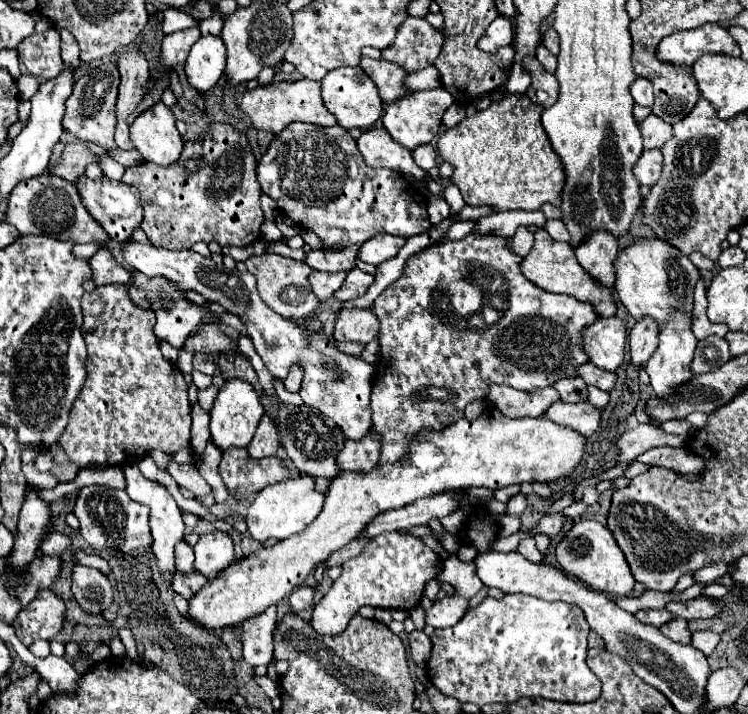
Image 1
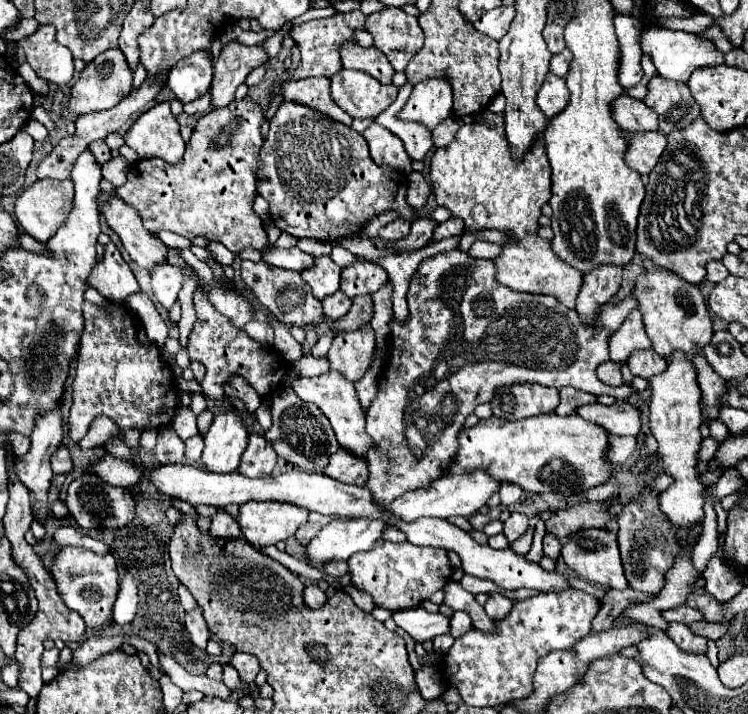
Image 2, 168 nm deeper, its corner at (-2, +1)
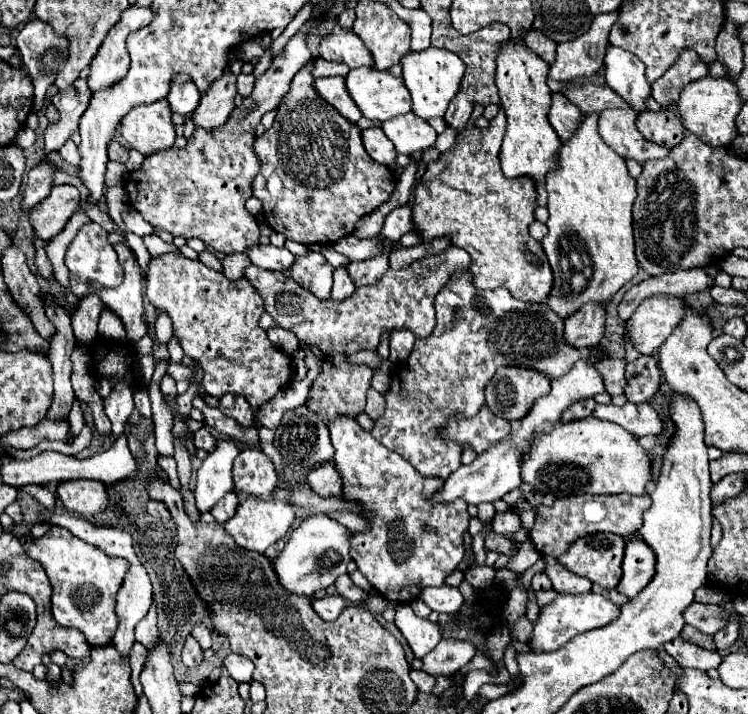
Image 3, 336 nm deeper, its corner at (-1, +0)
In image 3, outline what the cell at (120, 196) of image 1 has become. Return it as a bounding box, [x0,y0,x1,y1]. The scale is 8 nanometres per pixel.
[148,253,292,409]

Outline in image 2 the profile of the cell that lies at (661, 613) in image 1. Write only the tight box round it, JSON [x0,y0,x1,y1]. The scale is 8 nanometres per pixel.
[661,606,703,624]

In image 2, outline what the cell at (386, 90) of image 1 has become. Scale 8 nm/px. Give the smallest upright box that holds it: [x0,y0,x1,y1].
[341,44,395,84]

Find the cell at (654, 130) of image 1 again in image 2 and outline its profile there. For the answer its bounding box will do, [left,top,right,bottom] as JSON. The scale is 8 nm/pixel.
[613,94,657,132]

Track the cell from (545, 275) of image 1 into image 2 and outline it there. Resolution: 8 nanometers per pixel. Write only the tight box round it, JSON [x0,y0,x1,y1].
[431,110,583,308]

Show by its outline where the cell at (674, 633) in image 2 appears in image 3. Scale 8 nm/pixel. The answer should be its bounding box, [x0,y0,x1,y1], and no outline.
[664,639,722,671]

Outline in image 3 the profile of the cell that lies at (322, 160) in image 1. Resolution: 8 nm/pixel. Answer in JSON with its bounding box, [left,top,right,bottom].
[252,59,396,245]

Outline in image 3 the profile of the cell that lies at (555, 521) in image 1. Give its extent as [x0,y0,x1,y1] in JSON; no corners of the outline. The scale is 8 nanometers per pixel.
[544,557,592,595]

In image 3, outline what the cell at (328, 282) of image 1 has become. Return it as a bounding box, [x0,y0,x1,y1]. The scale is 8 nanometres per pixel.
[284,251,334,299]

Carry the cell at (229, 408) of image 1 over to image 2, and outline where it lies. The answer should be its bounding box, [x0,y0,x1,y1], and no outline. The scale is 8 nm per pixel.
[201,408,249,474]

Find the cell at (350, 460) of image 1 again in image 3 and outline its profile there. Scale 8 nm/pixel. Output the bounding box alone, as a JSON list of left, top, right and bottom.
[306,465,342,495]

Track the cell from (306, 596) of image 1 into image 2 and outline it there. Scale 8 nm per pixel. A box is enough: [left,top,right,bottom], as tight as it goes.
[303,584,327,610]

